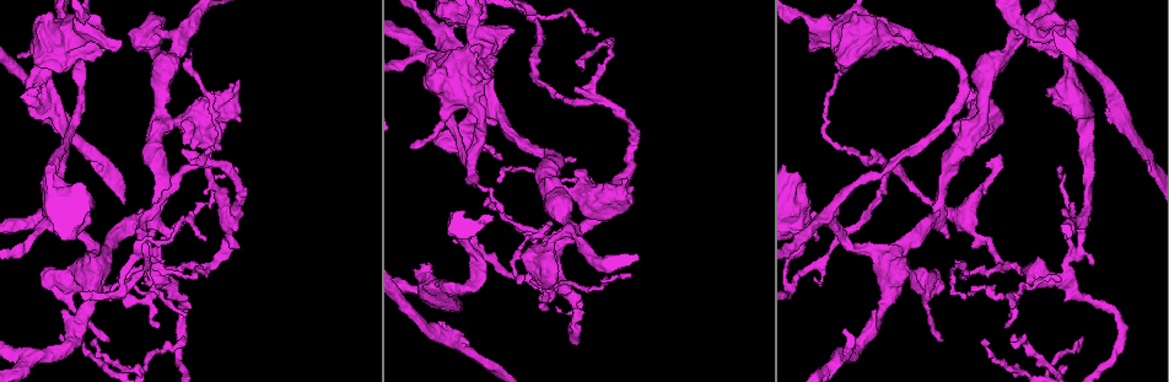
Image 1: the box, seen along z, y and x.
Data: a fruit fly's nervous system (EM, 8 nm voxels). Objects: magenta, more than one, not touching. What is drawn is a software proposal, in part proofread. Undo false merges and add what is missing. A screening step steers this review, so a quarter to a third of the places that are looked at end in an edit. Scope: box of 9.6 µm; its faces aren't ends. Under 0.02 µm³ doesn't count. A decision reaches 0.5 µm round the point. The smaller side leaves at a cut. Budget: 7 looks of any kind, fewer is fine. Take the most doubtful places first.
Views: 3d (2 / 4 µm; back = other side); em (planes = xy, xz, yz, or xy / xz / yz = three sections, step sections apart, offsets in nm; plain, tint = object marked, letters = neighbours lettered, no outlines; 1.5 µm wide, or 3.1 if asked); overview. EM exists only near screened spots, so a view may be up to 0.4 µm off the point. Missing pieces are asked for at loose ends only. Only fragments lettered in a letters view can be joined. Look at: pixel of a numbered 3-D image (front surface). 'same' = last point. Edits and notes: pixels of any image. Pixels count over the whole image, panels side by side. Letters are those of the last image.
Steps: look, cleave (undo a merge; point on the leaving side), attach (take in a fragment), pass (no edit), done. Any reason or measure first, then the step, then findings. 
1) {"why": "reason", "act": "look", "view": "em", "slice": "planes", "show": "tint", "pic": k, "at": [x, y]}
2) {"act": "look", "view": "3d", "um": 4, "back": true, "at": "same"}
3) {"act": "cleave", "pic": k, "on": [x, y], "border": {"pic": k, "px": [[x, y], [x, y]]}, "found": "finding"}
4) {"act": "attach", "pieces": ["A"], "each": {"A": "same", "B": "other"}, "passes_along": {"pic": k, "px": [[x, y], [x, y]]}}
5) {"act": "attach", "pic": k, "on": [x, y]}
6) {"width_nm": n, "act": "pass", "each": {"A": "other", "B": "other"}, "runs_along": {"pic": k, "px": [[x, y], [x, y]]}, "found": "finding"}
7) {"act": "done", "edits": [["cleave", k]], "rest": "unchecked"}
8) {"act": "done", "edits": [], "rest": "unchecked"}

{"why": "calibre changes", "act": "look", "view": "3d", "um": 4, "pic": 1, "at": [818, 221]}

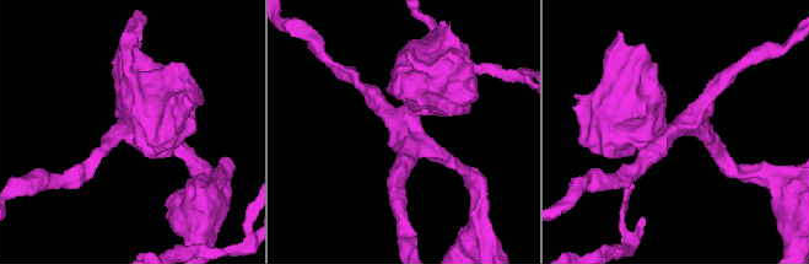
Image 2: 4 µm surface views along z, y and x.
{"arms": 4, "act": "look", "view": "em", "slice": "planes", "show": "tint", "pic": 2, "at": [411, 128]}

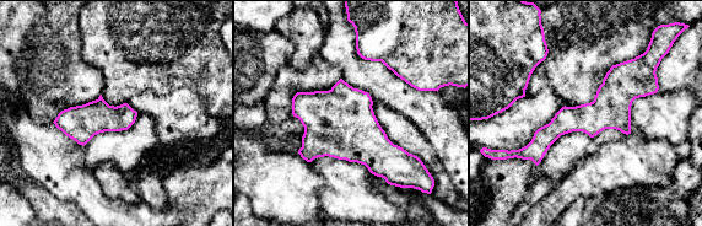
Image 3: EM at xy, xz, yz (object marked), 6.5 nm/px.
{"act": "look", "view": "em", "slice": "planes", "show": "letters", "at": "same"}

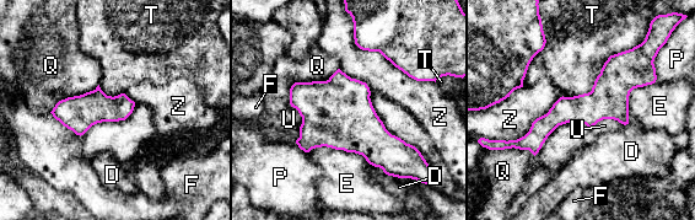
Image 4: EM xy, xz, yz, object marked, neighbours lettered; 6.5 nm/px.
{"act": "pass", "each": {"D": "other", "E": "other", "F": "other", "P": "other", "Q": "other", "T": "other", "U": "other", "Z": "other"}, "runs_along": {"pic": 4, "px": [[647, 70], [522, 146]]}, "found": "one neuron here"}

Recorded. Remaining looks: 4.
{"why": "branch stops here", "act": "look", "view": "3d", "um": 4, "pic": 1, "at": [37, 95]}

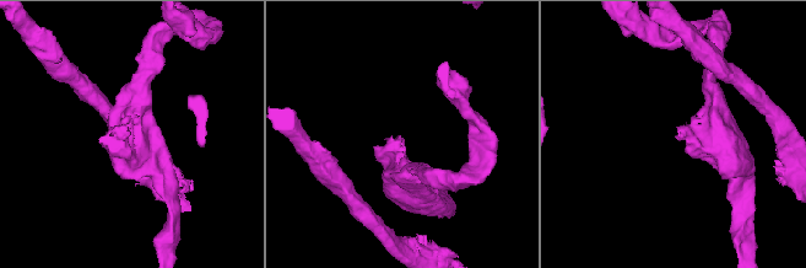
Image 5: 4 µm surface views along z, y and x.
{"why": "shape alone is not enough", "act": "look", "view": "em", "slice": "planes", "show": "letters", "pic": 5, "at": [398, 137]}

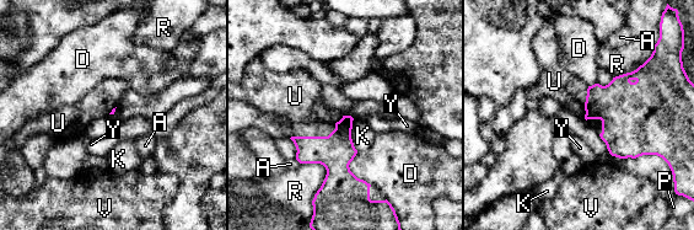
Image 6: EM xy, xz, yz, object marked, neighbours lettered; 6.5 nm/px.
{"longest_contact_nm": ["U", 360], "act": "attach", "pic": 6, "on": [301, 103], "each": {"A": "other", "D": "other", "K": "other", "P": "other", "R": "other", "U": "same", "V": "other", "Y": "other"}, "passes_along": {"pic": 6, "px": [[335, 151], [319, 137], [301, 103]]}, "found": "the neuron continues"}

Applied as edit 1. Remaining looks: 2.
{"why": "redraw", "act": "look", "view": "overview"}

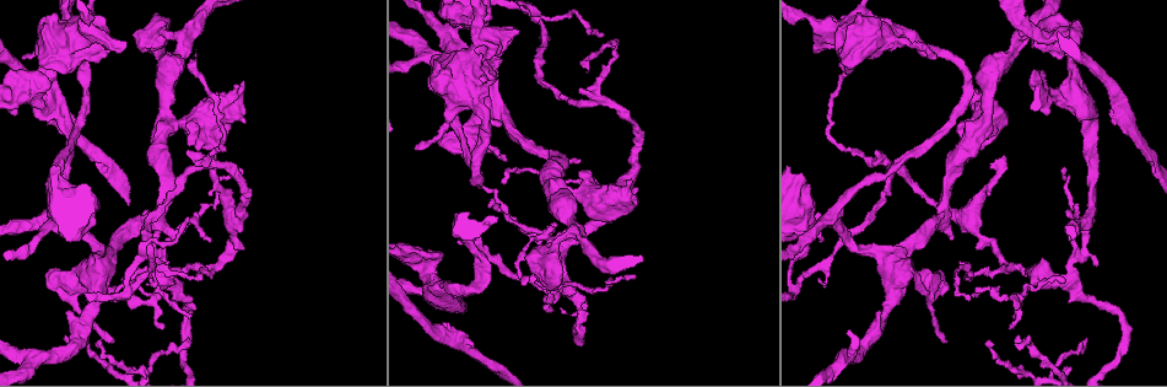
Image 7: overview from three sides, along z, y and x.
{"why": "thick end", "act": "look", "view": "em", "slice": "planes", "show": "letters", "pic": 7, "at": [239, 85]}

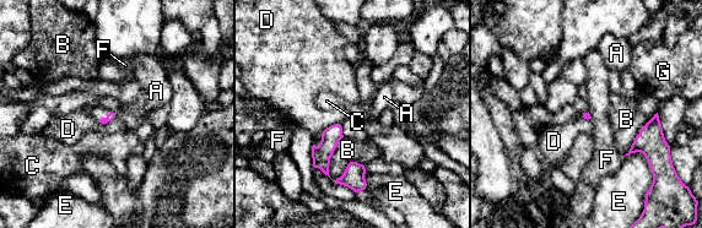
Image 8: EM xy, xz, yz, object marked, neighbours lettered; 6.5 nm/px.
{"act": "pass", "each": {"A": "other", "B": "other", "C": "other", "D": "other", "E": "other", "F": "other", "G": "other"}, "border": {"pic": 8, "px": [[339, 124], [344, 136]]}, "found": "none of them fits"}

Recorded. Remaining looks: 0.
{"act": "done", "edits": [["attach", 6]], "rest": "unchecked"}

